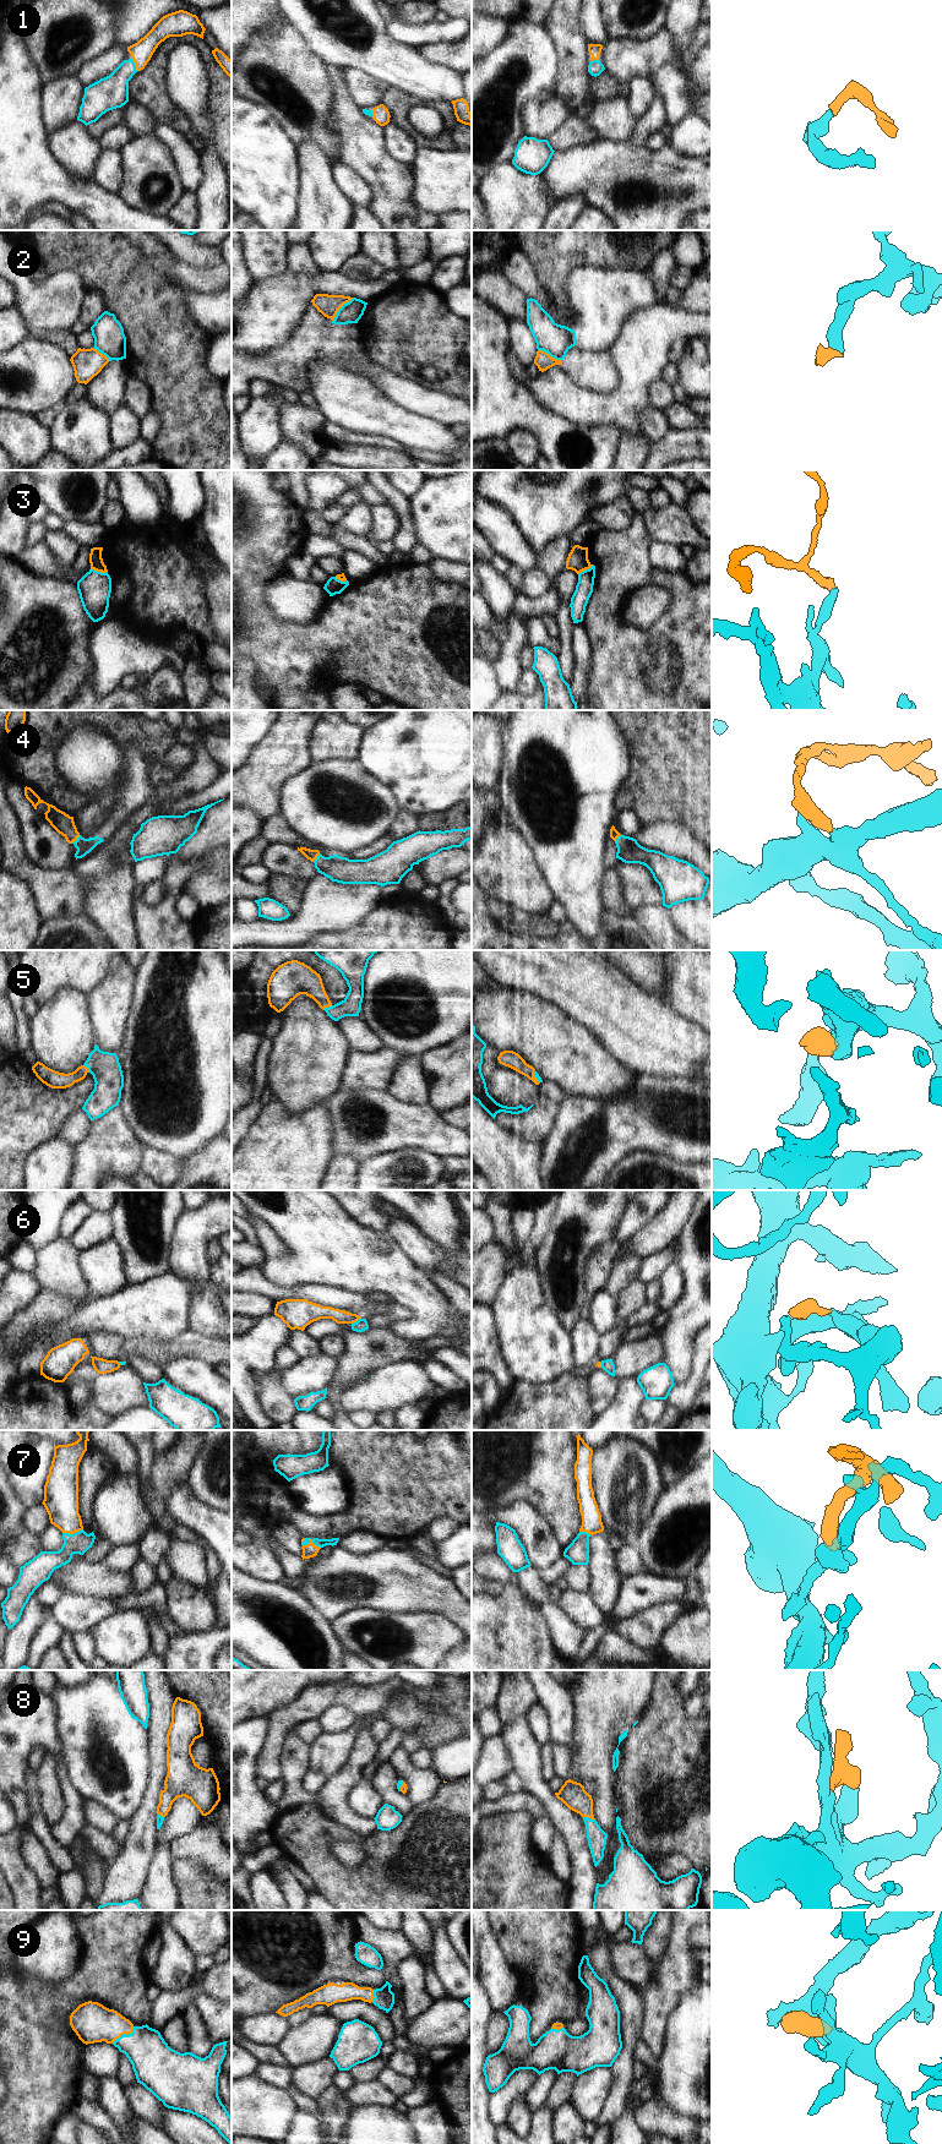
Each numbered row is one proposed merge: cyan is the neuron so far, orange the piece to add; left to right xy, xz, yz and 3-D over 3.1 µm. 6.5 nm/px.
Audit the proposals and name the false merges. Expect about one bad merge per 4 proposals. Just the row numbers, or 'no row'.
2, 3

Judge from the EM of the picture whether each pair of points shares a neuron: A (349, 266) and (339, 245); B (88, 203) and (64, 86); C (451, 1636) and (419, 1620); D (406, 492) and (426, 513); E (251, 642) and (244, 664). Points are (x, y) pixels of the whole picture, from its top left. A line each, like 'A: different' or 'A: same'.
A: different
B: different
C: same
D: different
E: different

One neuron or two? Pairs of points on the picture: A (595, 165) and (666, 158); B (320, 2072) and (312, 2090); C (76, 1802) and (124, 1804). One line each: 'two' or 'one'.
A: one
B: one
C: two

